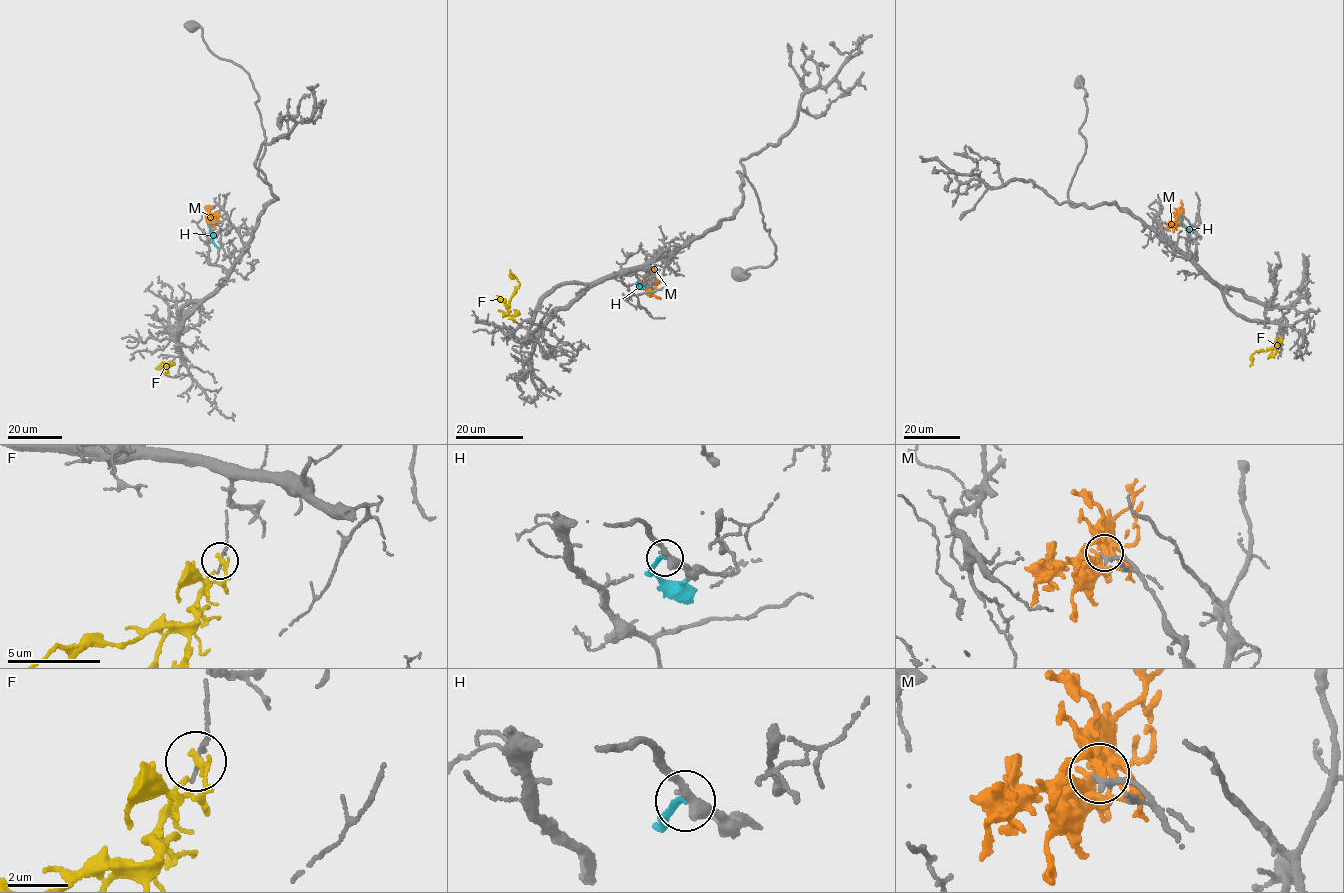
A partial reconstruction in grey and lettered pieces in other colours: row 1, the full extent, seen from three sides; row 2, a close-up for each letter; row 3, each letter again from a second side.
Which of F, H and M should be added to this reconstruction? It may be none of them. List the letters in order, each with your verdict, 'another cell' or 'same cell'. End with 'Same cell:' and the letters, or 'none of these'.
F: another cell
H: another cell
M: another cell
Same cell: none of these

